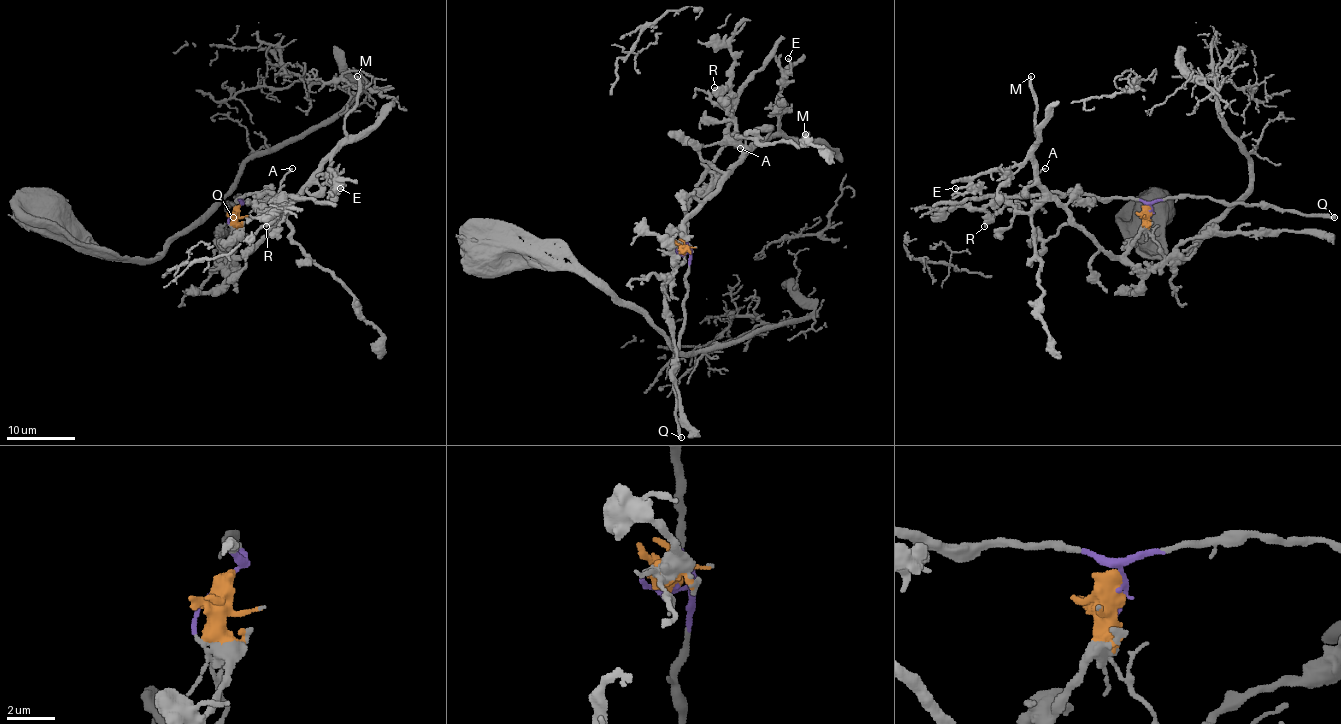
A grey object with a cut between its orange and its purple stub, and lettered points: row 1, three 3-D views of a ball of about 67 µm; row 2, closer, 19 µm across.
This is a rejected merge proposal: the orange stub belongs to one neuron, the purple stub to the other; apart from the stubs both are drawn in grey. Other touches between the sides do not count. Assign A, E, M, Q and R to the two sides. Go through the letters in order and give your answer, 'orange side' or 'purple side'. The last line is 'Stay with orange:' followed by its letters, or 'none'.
A: purple side
E: orange side
M: orange side
Q: purple side
R: orange side
Stay with orange: E, M, R

